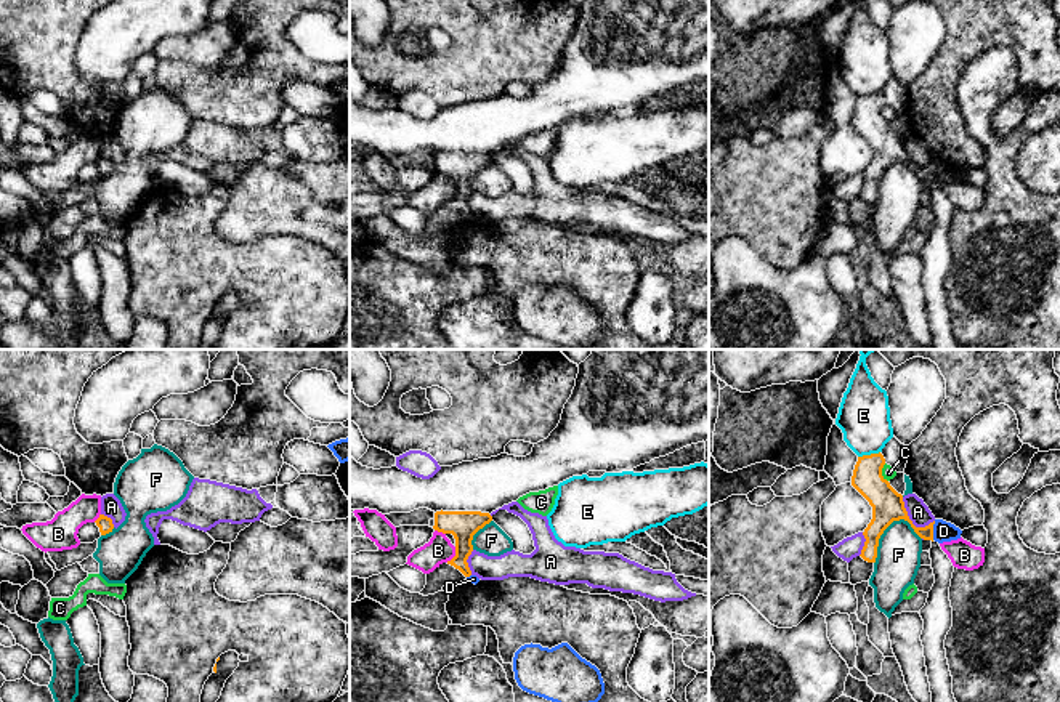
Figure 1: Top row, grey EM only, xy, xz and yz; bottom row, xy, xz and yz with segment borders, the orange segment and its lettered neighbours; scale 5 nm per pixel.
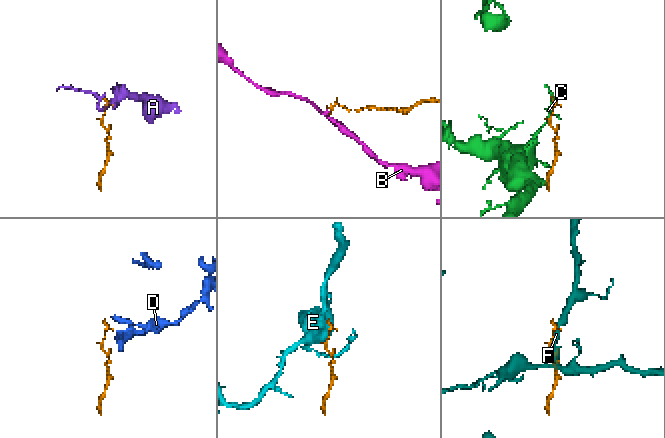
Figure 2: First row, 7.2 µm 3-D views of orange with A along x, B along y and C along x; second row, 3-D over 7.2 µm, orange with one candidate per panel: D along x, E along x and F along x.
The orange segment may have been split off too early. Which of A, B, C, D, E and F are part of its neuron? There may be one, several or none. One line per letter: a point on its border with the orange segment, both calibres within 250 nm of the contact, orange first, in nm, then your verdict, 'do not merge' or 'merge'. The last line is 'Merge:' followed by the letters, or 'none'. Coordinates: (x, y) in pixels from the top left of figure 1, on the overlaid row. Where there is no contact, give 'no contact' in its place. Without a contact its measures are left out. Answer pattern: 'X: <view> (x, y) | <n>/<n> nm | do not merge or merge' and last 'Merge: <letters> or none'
A: yz (911, 521) | 160/110 nm | do not merge
B: xz (456, 555) | 140/140 nm | do not merge
C: yz (881, 473) | 160/70 nm | do not merge
D: yz (932, 531) | 150/100 nm | do not merge
E: yz (868, 455) | 150/260 nm | do not merge
F: yz (881, 534) | 160/220 nm | do not merge
Merge: none

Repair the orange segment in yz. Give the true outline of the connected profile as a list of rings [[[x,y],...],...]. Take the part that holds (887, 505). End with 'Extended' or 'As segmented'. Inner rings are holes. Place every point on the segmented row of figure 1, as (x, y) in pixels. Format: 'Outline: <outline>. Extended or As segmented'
Outline: [[[880,452],[858,457],[852,476],[852,486],[872,506],[872,519],[863,532],[866,542],[860,555],[868,563],[876,563],[879,539],[893,521],[908,521],[920,539],[933,542],[935,521],[925,527],[912,524],[904,508],[903,495],[882,476],[884,465],[885,458]]]. As segmented

